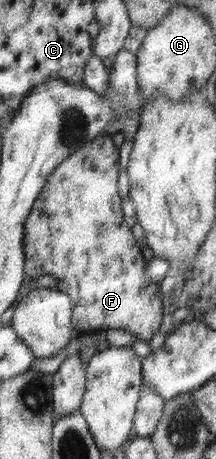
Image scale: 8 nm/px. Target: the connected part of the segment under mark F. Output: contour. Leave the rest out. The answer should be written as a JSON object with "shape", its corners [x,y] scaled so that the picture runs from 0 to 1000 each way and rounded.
{"shape":[[[472,292],[431,303],[426,309],[403,312],[380,325],[361,325],[352,333],[319,338],[241,379],[227,381],[208,407],[176,425],[153,455],[139,460],[134,473],[111,486],[111,538],[116,538],[116,599],[125,610],[176,610],[208,599],[250,601],[264,608],[273,625],[259,634],[296,636],[329,651],[343,651],[343,684],[338,708],[375,728],[491,723],[495,719],[569,717],[593,719],[602,728],[620,728],[639,743],[690,745],[722,725],[741,723],[741,710],[764,686],[755,669],[755,638],[741,612],[699,612],[676,597],[676,582],[685,569],[657,560],[657,547],[620,521],[611,501],[574,486],[565,473],[565,451],[556,451],[556,425],[546,425],[546,320],[528,316],[519,298]]]}

